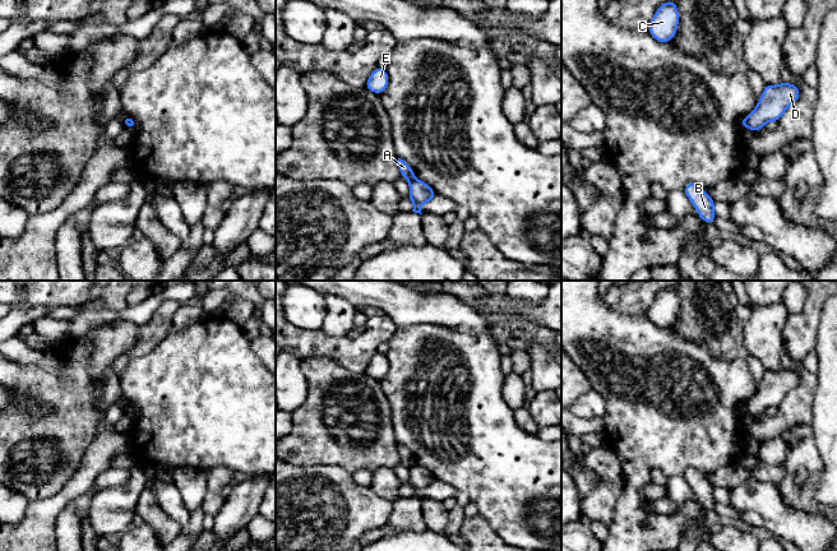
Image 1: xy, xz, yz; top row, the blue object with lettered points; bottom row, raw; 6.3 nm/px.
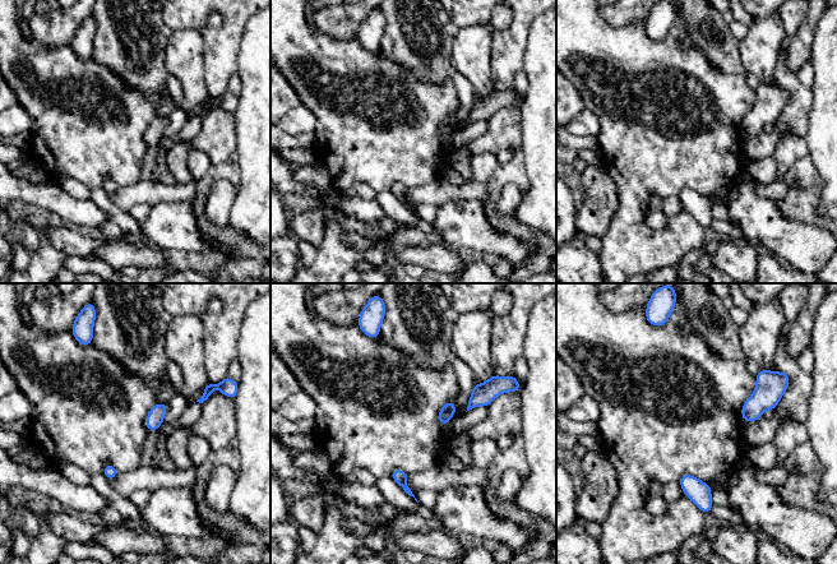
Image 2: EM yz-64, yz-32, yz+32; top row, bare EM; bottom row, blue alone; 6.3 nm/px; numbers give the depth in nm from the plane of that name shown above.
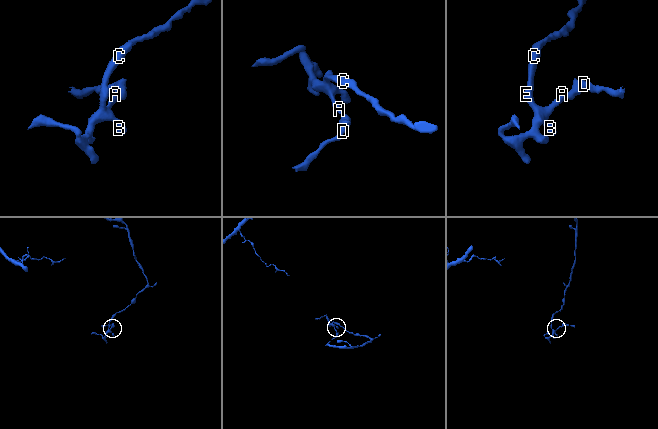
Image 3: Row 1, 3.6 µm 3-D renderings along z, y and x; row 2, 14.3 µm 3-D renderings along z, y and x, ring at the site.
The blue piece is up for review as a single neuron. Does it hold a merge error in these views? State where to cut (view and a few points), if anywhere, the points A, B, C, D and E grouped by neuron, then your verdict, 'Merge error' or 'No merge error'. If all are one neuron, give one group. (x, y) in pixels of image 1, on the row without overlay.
Split along xz (414, 463), (410, 467). Groups: A B C E / D. Merge error

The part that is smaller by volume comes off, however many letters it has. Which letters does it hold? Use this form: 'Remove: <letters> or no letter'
Remove: D

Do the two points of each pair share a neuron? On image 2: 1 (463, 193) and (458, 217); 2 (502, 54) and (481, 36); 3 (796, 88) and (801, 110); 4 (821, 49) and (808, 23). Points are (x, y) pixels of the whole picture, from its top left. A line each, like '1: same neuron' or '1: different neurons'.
1: different neurons
2: different neurons
3: same neuron
4: different neurons

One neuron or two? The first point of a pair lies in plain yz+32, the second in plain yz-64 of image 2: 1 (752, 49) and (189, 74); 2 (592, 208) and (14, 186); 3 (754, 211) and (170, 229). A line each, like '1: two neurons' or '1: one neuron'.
1: one neuron
2: two neurons
3: one neuron

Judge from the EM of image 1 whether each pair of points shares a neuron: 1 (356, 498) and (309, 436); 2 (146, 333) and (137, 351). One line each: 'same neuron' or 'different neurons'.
1: different neurons
2: same neuron

